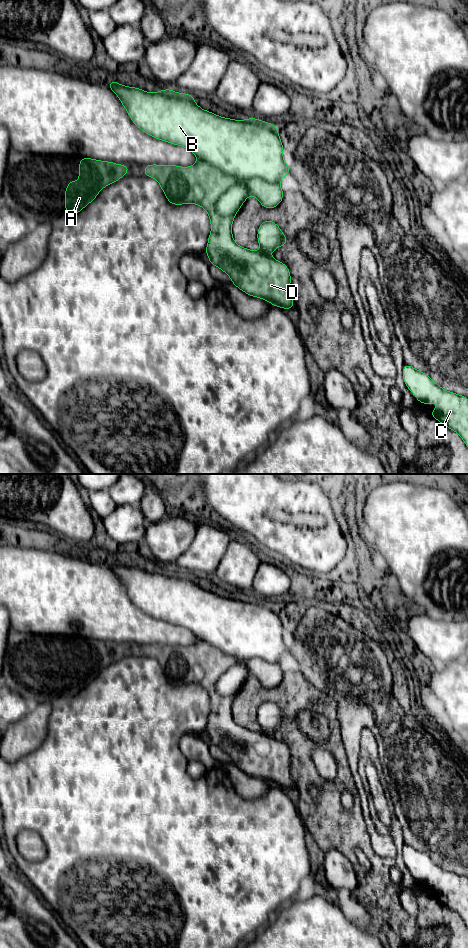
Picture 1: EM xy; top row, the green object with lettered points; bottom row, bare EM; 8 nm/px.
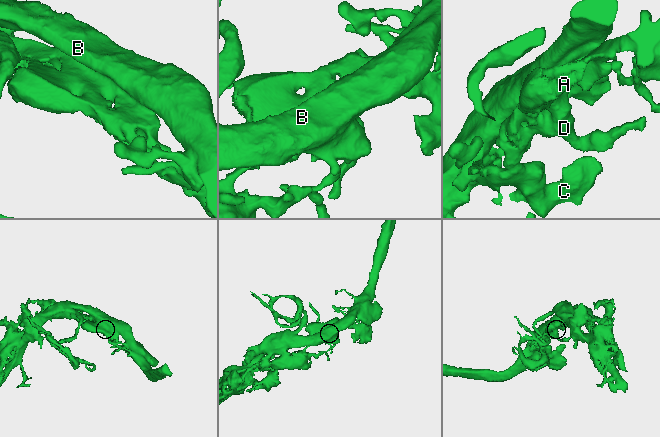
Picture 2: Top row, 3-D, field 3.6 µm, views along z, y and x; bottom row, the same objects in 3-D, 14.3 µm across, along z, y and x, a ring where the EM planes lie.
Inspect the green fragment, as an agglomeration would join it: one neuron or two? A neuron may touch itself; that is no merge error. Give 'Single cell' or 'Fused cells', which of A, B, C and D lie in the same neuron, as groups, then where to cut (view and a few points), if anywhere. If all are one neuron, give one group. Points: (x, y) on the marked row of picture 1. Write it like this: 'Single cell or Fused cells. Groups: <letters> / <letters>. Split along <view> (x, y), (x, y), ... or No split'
Fused cells. Groups: A C D / B. Split along xy (198, 158), (233, 179), (215, 209), (234, 214)

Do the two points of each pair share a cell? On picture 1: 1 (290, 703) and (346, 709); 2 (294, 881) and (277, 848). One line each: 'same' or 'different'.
1: different
2: same

